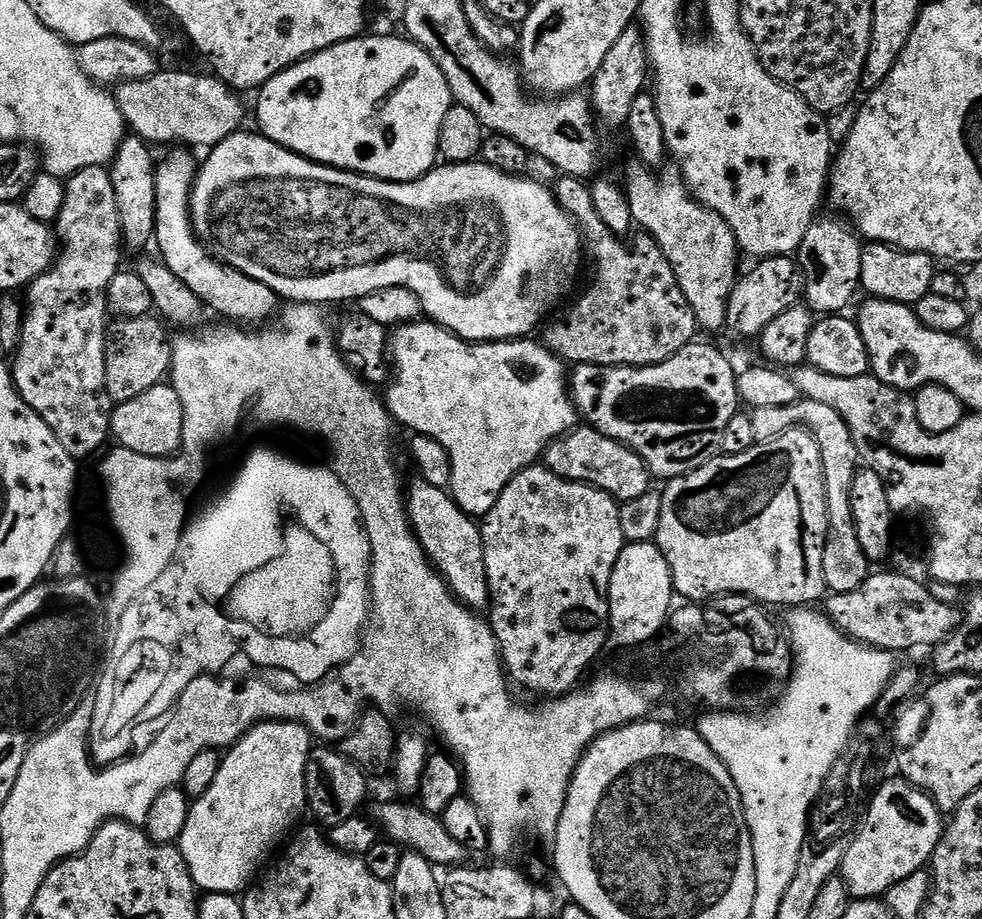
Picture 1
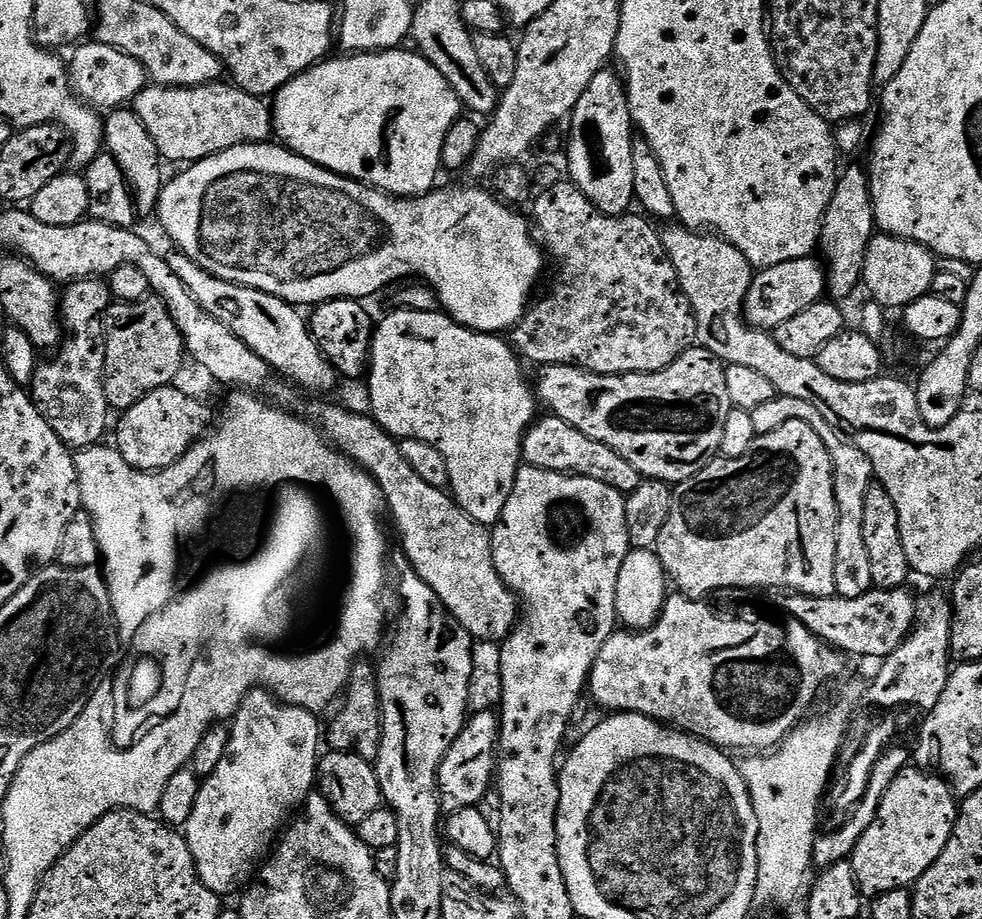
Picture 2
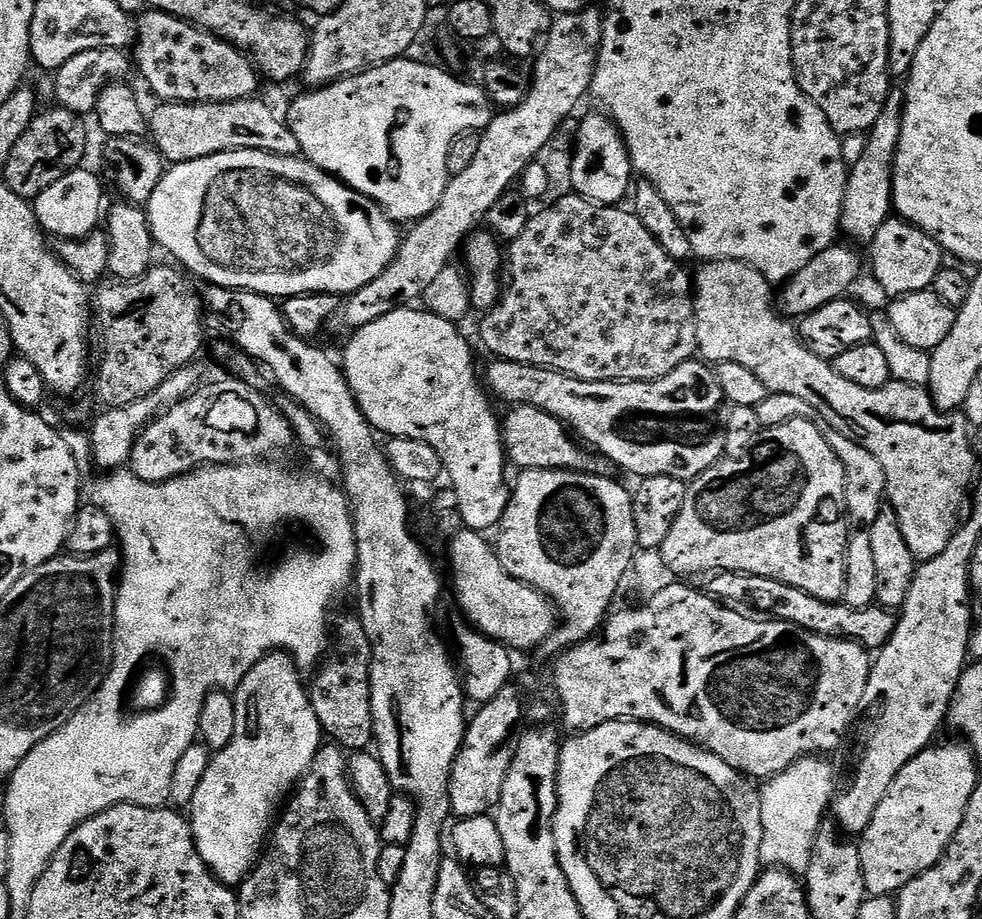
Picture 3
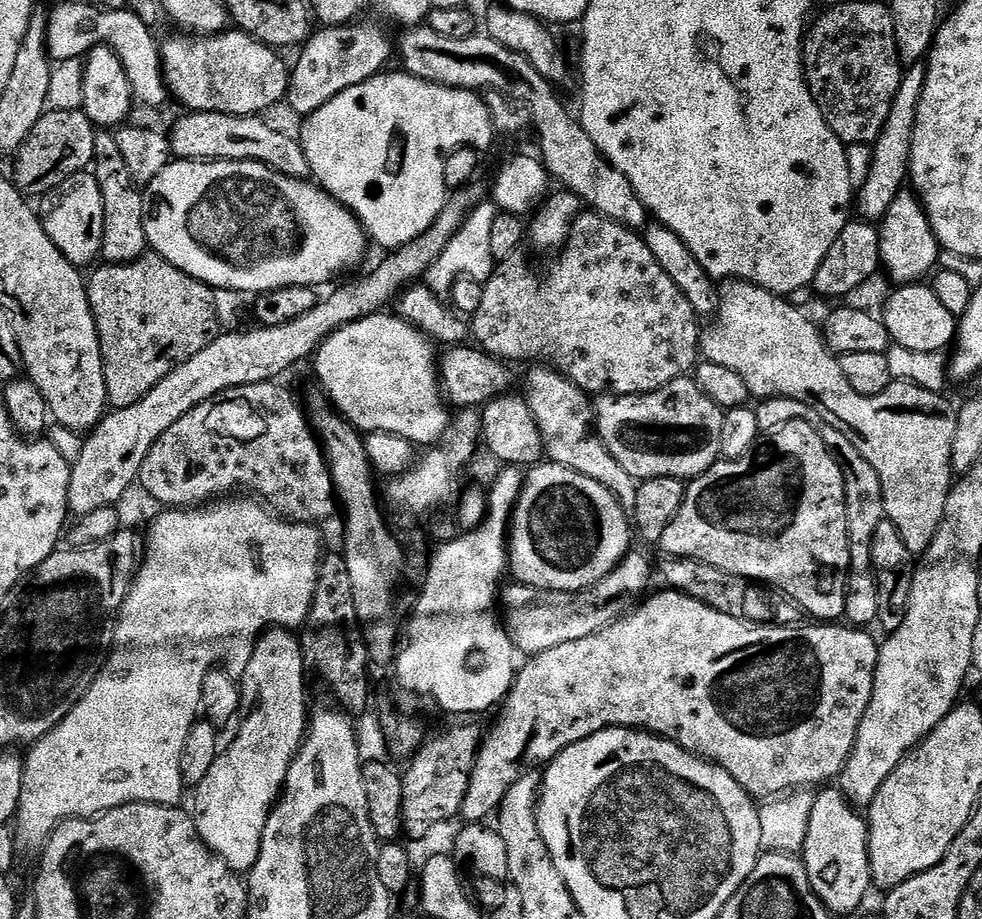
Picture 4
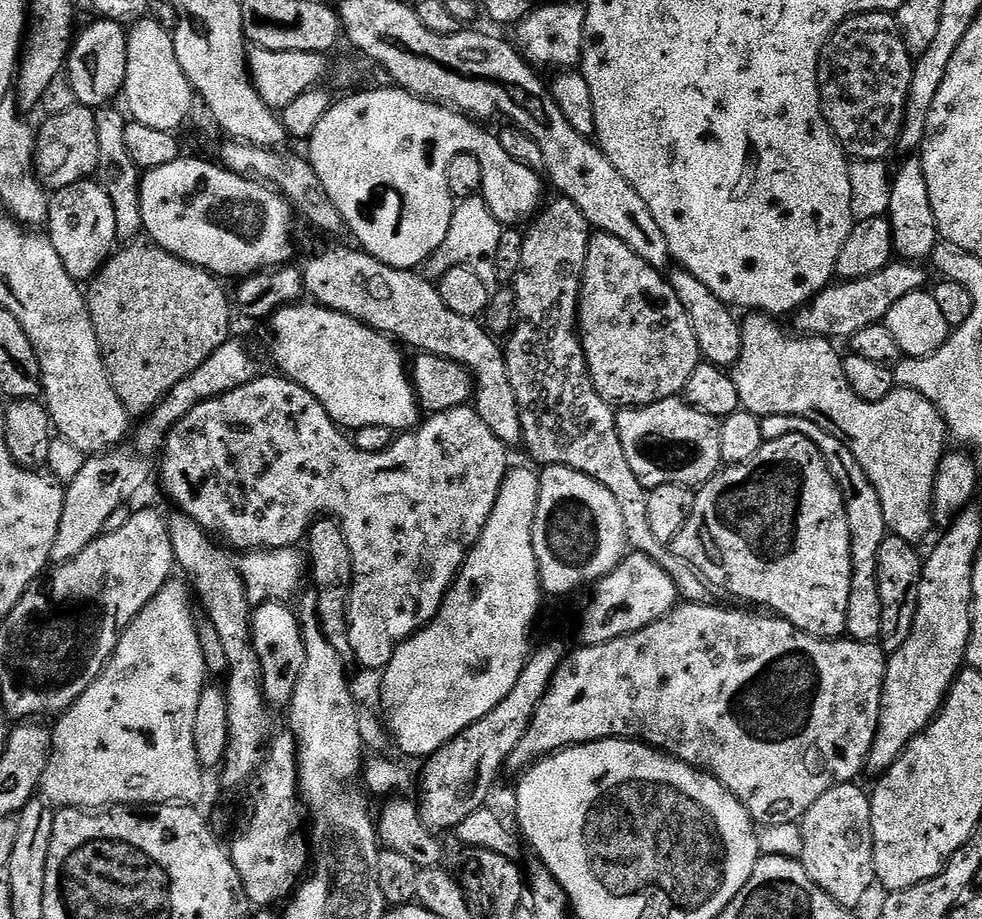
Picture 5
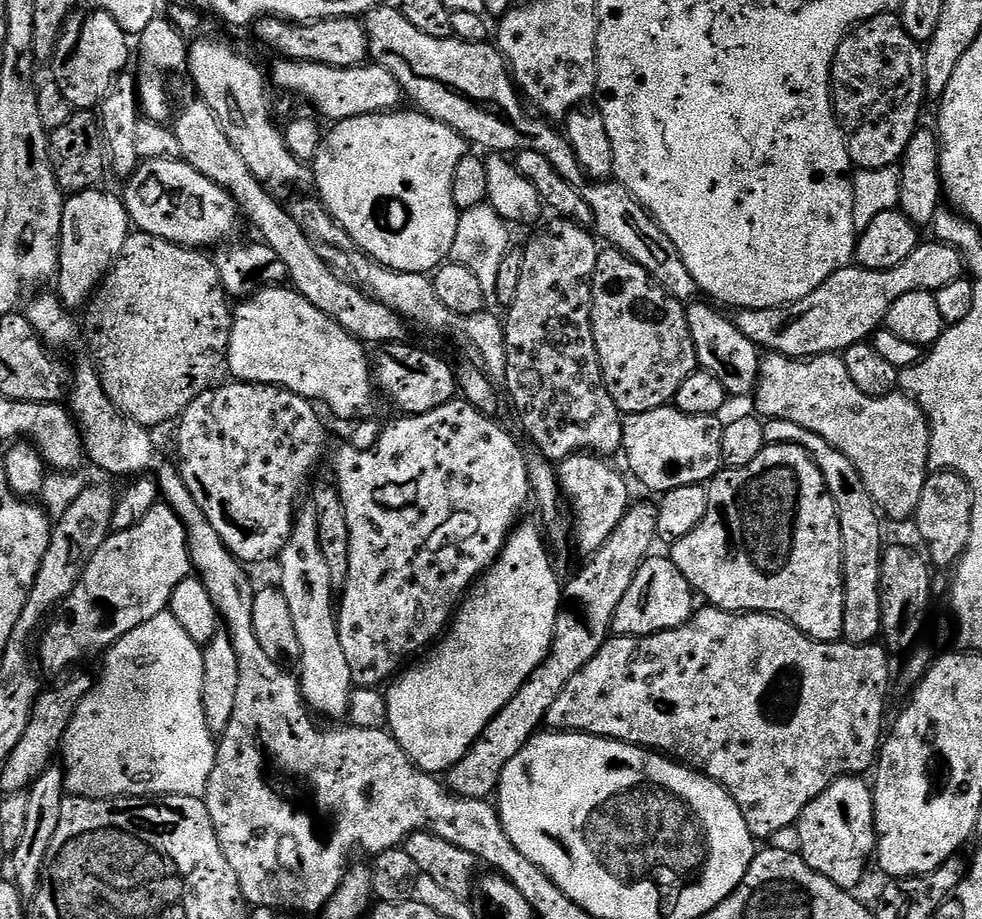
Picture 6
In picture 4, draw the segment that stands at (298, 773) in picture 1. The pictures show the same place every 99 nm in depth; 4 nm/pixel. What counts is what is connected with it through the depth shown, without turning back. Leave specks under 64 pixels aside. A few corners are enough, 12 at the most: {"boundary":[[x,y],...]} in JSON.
{"boundary":[[265,632],[246,715],[194,788],[202,842],[237,874],[308,731],[306,657]]}

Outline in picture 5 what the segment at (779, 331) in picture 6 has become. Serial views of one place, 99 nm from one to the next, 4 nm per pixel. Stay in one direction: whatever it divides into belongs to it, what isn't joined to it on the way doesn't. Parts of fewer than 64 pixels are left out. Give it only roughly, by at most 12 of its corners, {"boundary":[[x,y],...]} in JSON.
{"boundary":[[916,262],[829,284],[795,317],[804,334],[851,338],[927,285]]}

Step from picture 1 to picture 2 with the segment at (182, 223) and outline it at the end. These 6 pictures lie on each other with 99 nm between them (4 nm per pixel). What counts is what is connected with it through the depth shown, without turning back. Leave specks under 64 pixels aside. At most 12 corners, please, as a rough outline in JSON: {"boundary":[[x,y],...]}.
{"boundary":[[170,270],[234,338],[312,394],[337,371],[287,300],[211,276]]}

